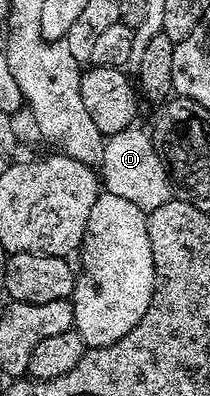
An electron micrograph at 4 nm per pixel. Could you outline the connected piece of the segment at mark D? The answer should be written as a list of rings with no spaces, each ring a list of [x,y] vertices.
[[[127,127],[106,139],[103,162],[99,170],[108,193],[133,200],[144,211],[150,212],[172,197],[173,180],[166,162],[155,147],[152,135],[137,127]]]

